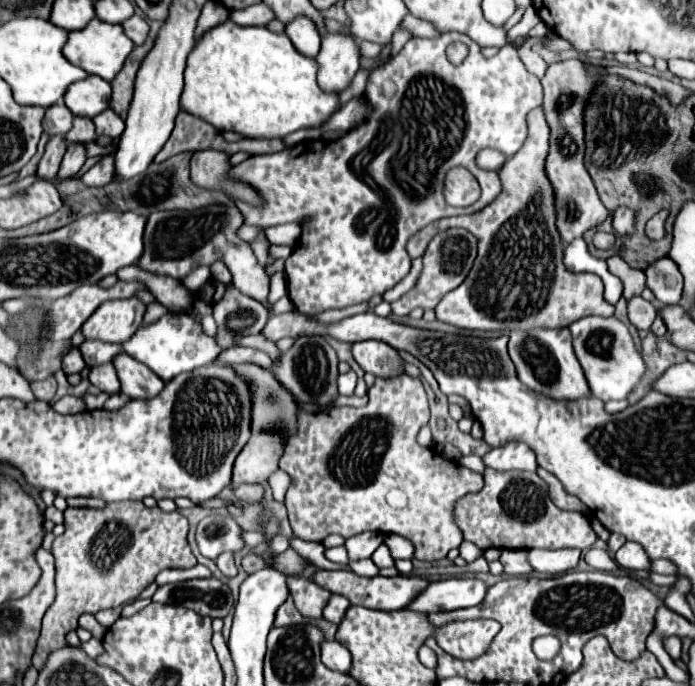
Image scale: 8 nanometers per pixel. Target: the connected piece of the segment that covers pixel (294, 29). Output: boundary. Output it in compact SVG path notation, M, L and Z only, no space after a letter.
M300 16L296 18L294 22L290 22L286 26L286 34L288 38L292 40L292 44L296 46L296 50L300 54L306 54L310 58L316 58L318 56L318 50L320 50L320 34L318 30L314 28L314 22Z

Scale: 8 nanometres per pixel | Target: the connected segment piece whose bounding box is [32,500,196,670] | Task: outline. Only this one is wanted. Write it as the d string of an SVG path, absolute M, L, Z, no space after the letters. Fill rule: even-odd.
M108 502L104 508L66 508L64 510L66 532L52 544L56 558L56 600L48 608L42 620L42 634L38 638L32 666L42 670L48 654L60 646L68 646L66 634L78 628L78 618L84 612L96 614L104 608L116 608L138 598L138 594L154 582L158 572L166 568L192 568L196 558L188 546L188 520L180 512L162 512L160 508L146 508L142 502Z

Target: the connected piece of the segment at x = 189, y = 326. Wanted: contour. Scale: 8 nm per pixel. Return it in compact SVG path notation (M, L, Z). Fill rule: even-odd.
M166 312L160 320L140 326L136 334L122 344L122 348L132 358L146 364L164 382L170 382L174 376L182 372L190 372L200 366L212 364L214 358L218 358L218 354L222 352L222 348L214 342L214 338L204 334L198 322L194 322L188 314L176 314L176 312Z

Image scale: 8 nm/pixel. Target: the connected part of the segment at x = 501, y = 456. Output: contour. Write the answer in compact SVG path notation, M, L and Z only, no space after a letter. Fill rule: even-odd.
M506 444L502 448L494 448L482 456L486 468L492 470L530 470L536 472L536 456L526 448L526 444Z

